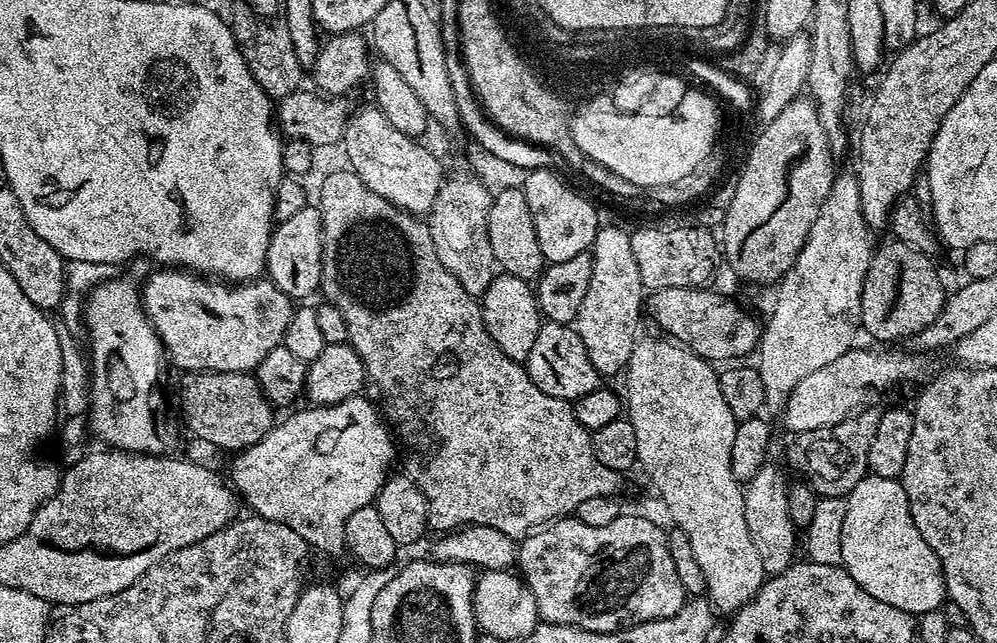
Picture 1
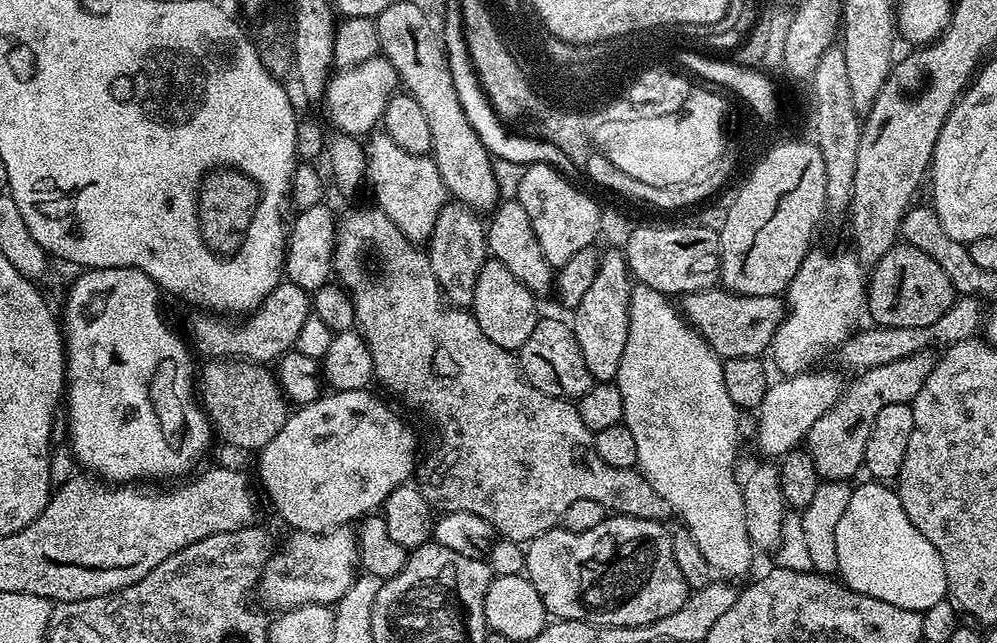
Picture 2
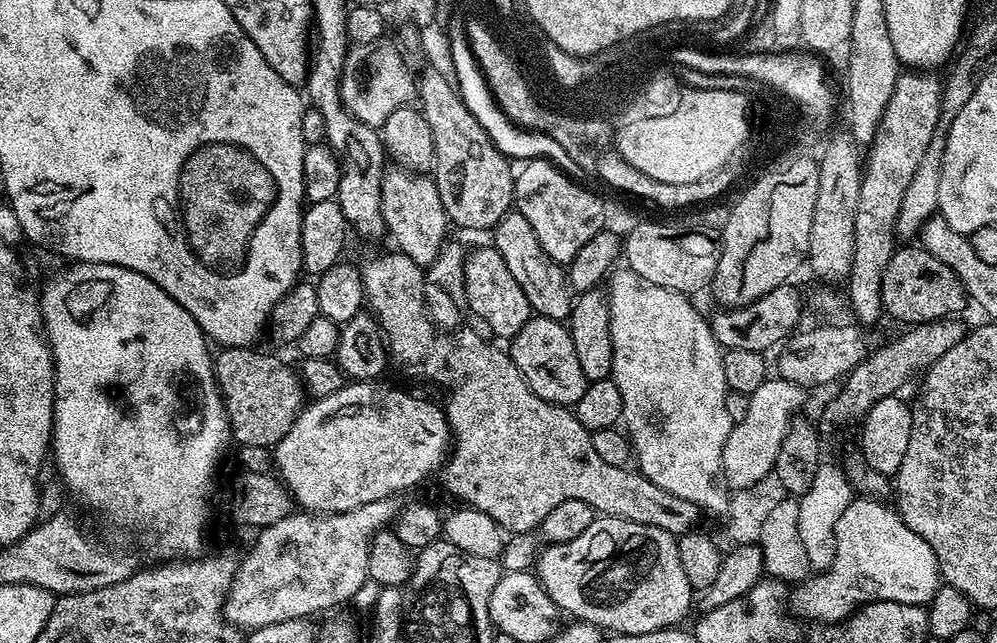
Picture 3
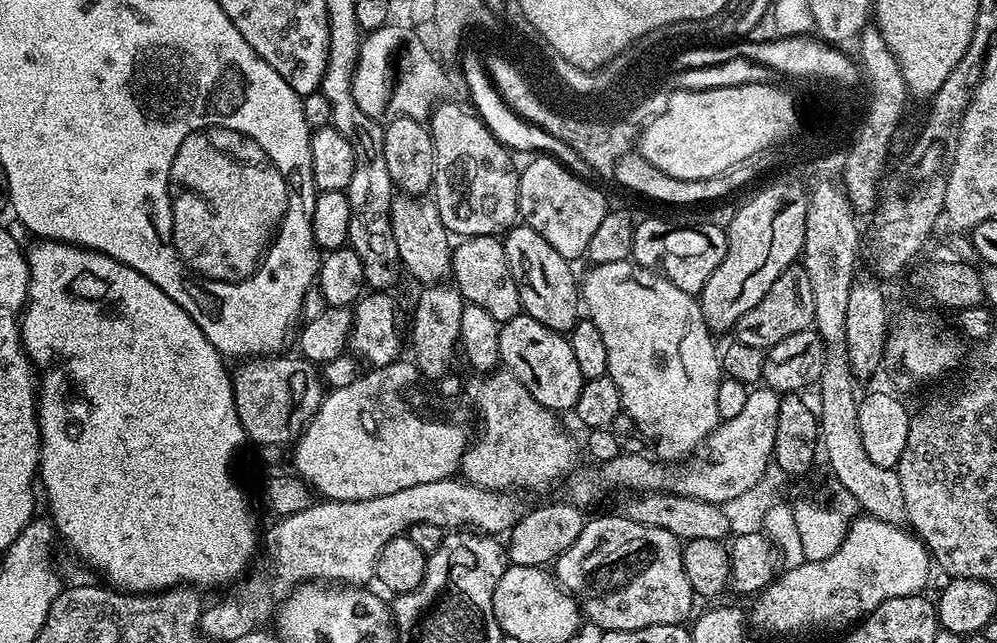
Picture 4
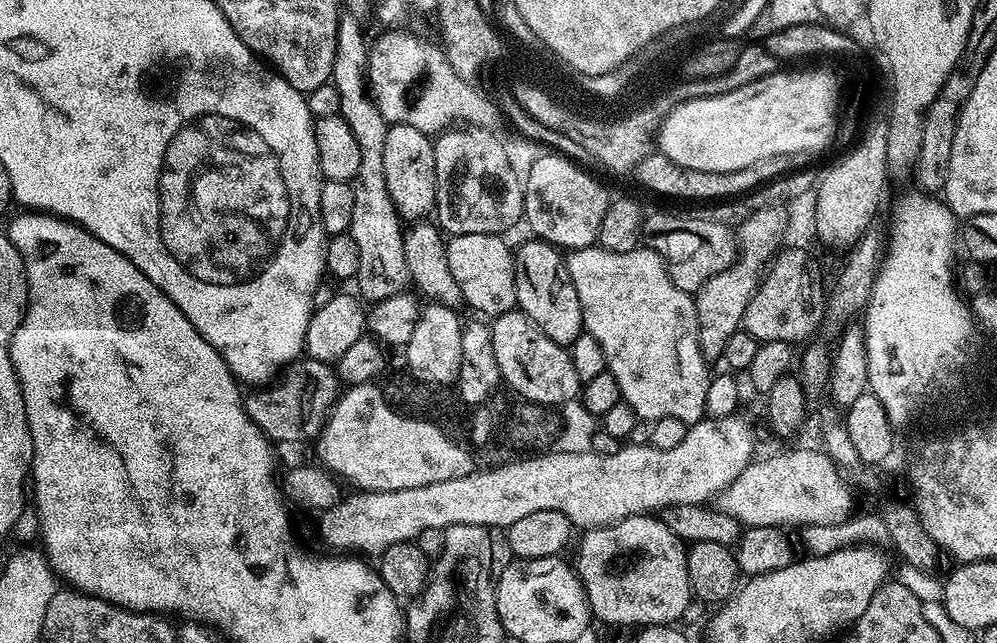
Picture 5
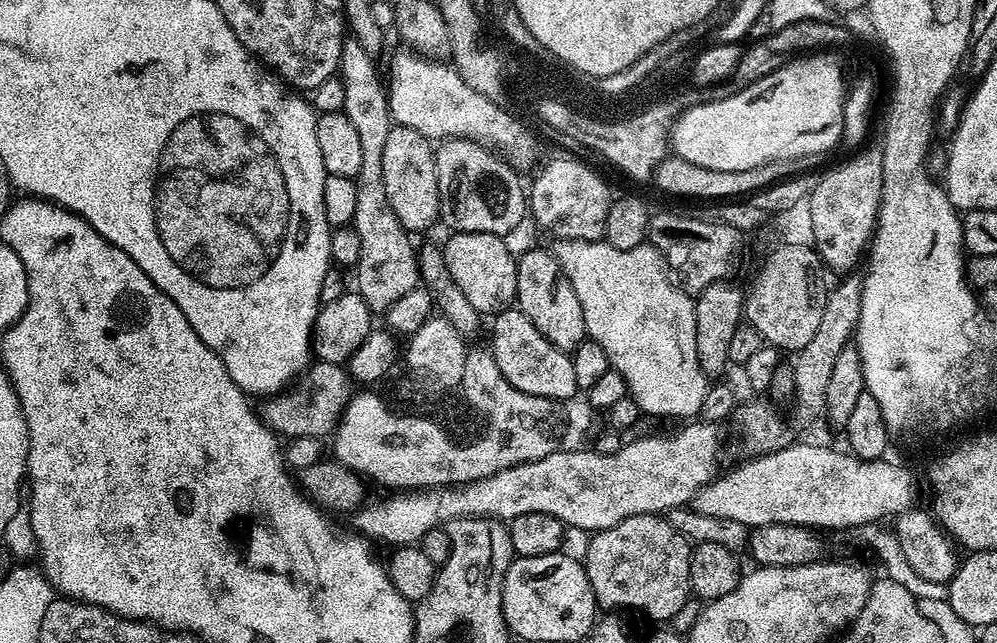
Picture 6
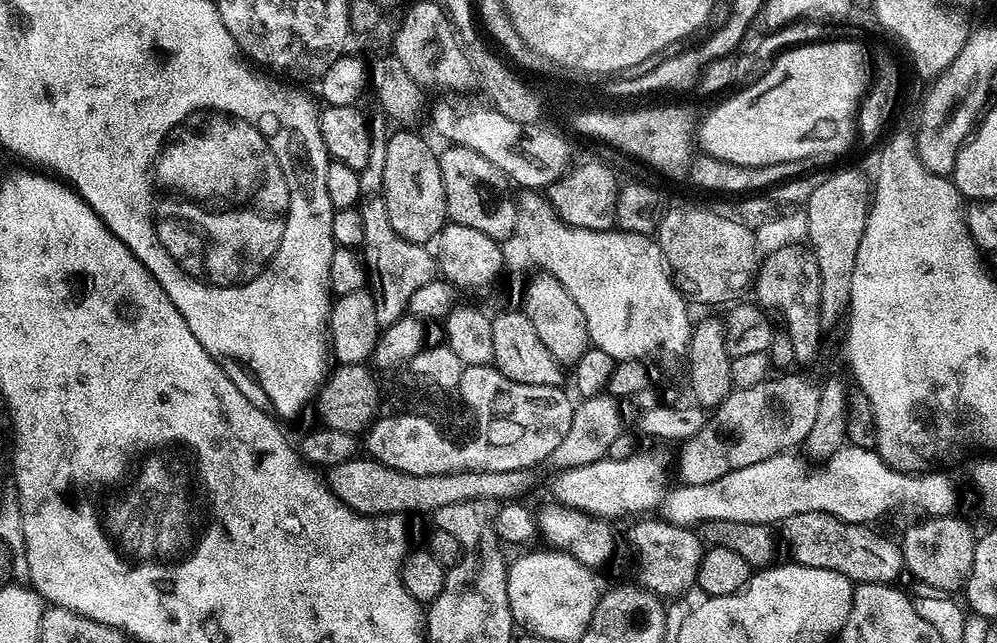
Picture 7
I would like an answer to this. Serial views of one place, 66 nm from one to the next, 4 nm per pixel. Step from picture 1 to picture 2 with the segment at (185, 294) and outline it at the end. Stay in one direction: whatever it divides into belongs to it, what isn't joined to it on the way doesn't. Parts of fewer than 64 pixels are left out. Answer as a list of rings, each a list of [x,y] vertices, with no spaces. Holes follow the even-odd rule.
[[[281,282],[261,302],[259,308],[241,319],[244,320],[241,324],[235,324],[232,321],[235,319],[221,318],[216,314],[200,314],[192,324],[190,344],[199,355],[201,352],[204,358],[239,358],[267,365],[279,360],[295,345],[302,325],[311,315],[312,297],[307,290],[297,284]]]

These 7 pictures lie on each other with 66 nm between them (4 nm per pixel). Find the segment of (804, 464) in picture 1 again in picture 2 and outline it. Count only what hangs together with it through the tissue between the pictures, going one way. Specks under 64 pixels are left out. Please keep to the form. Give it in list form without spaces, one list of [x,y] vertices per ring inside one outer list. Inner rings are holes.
[[[931,351],[915,352],[906,358],[886,362],[882,366],[865,368],[852,385],[843,389],[839,402],[826,410],[814,426],[810,426],[806,437],[806,451],[812,456],[817,474],[825,481],[851,481],[851,476],[864,466],[866,442],[870,442],[870,430],[874,430],[874,418],[882,406],[911,404],[912,399],[922,390],[922,382],[934,370],[937,357]]]

